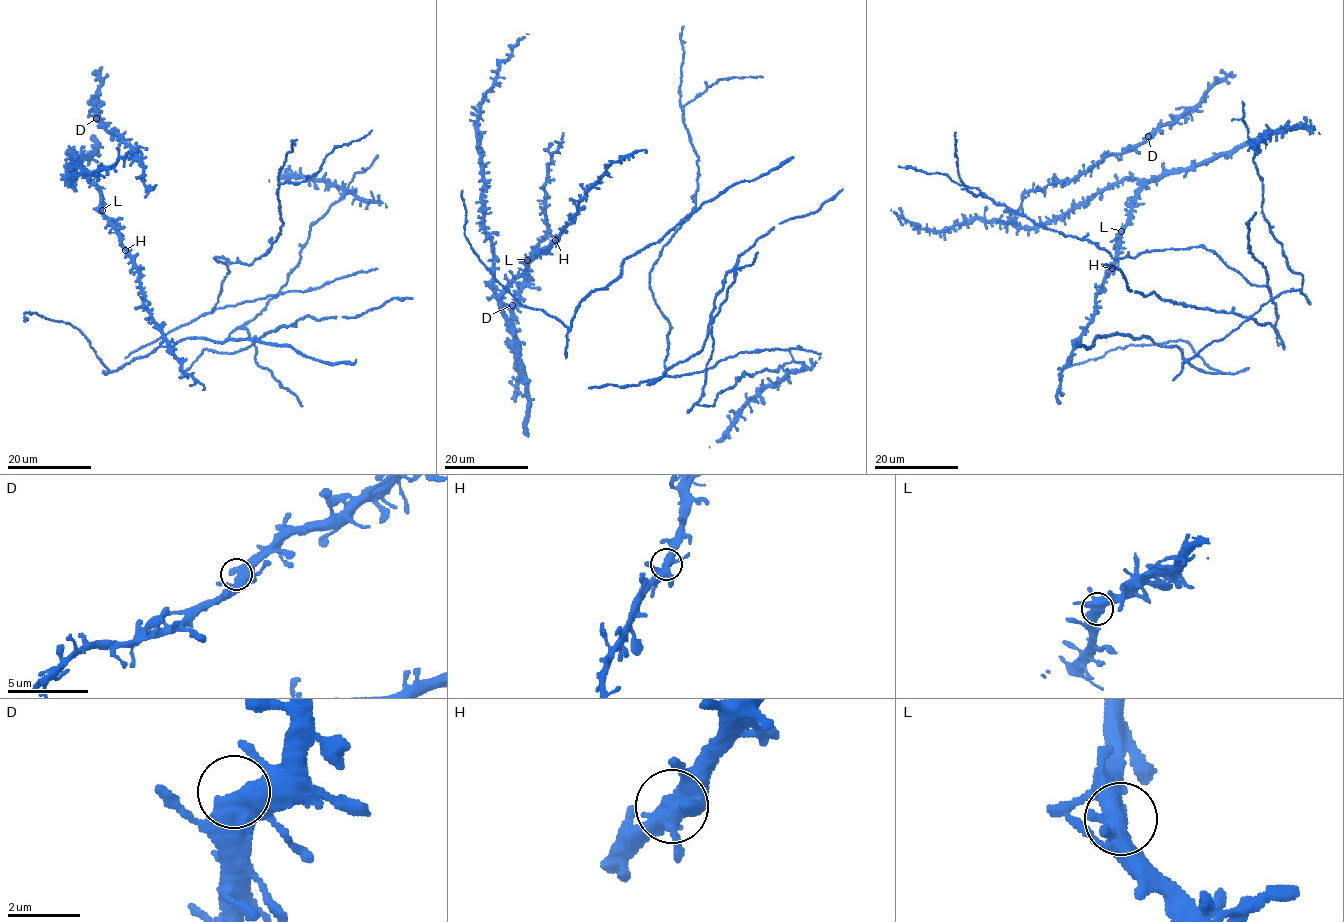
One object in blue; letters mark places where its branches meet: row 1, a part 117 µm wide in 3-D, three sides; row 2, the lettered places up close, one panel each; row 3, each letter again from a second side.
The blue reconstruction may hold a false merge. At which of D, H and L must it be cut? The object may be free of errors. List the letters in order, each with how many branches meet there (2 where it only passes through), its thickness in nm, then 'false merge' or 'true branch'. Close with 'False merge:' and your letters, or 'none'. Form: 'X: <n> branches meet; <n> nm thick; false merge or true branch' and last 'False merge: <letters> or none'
D: 4 branches meet; 460 nm thick; true branch
H: 4 branches meet; 440 nm thick; true branch
L: 4 branches meet; 440 nm thick; true branch
False merge: none

